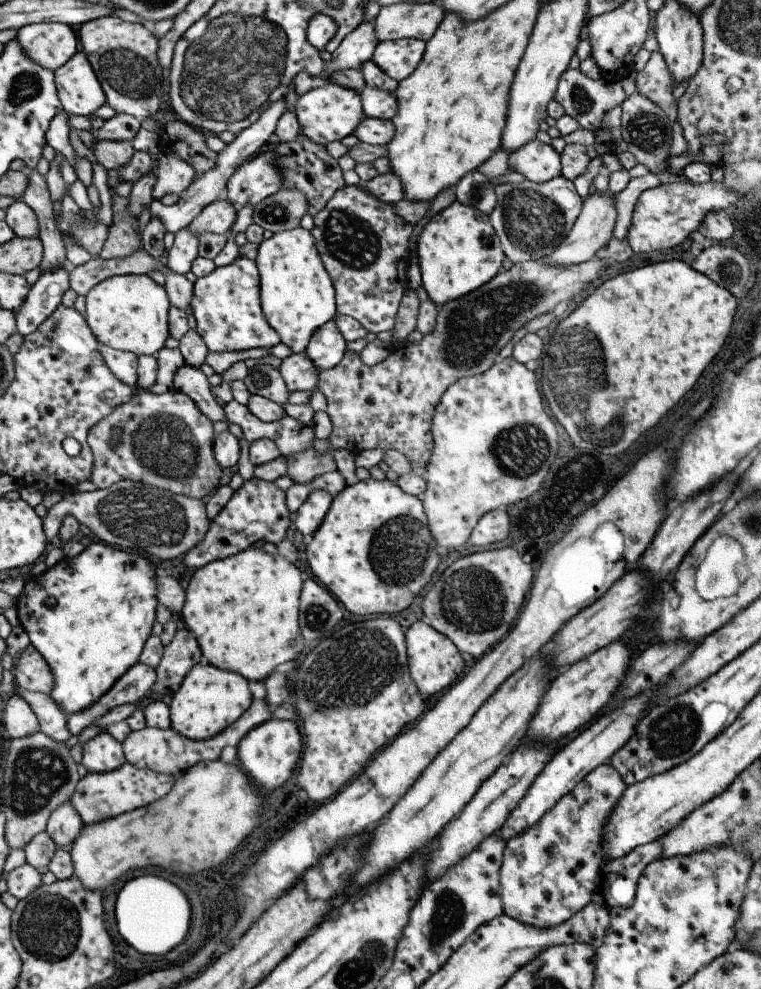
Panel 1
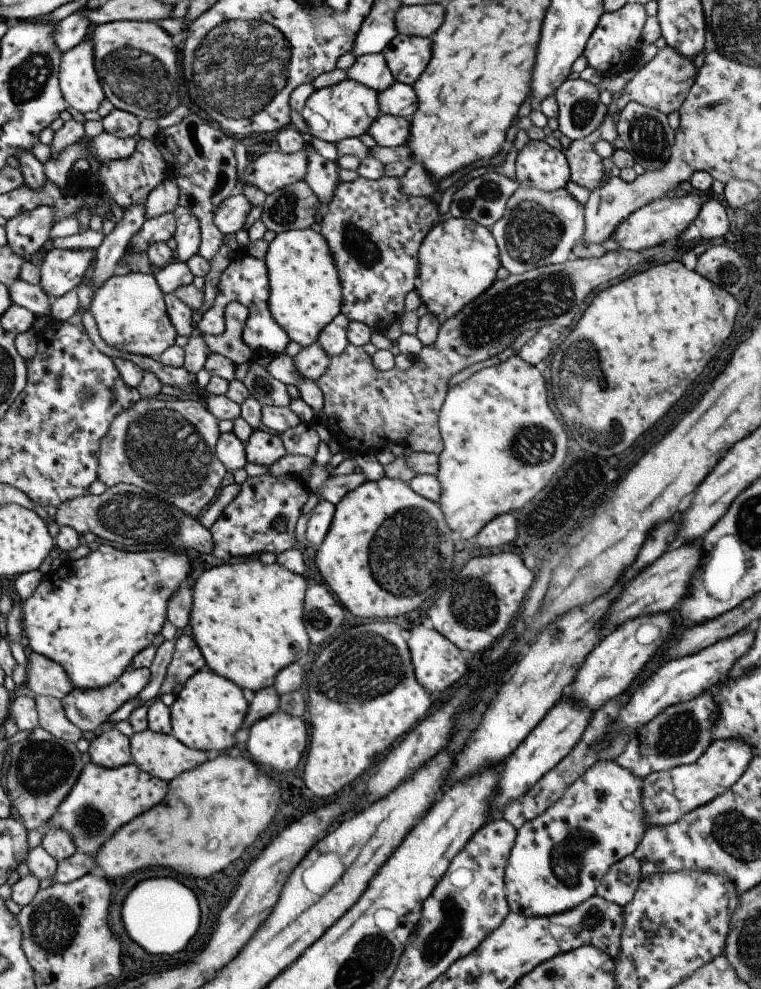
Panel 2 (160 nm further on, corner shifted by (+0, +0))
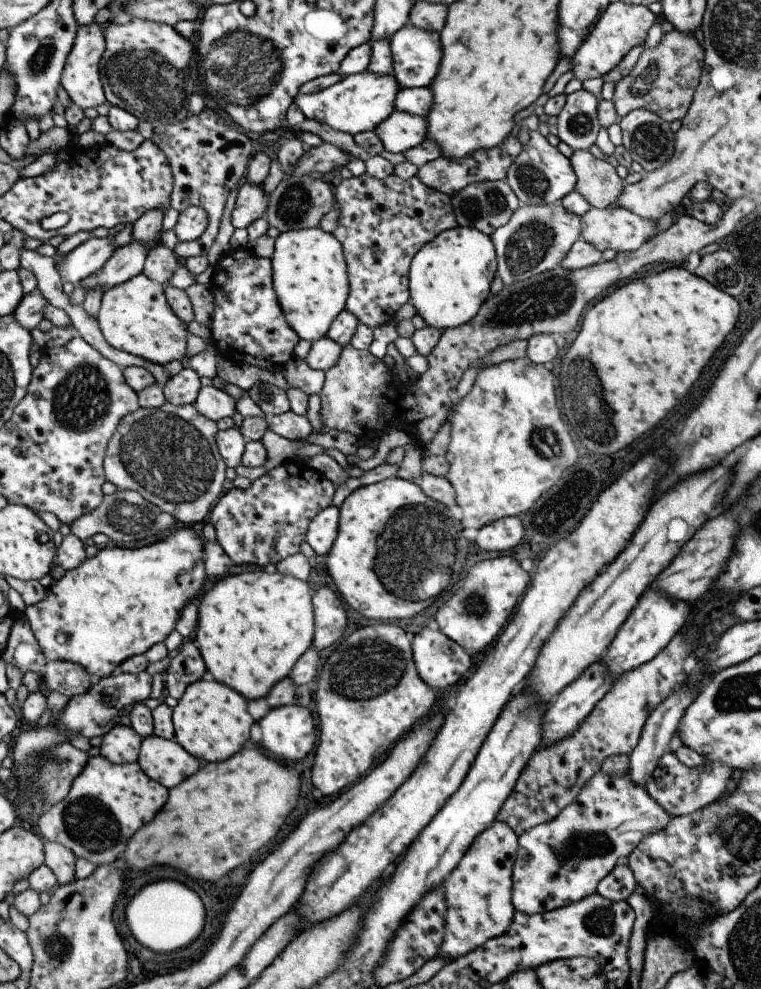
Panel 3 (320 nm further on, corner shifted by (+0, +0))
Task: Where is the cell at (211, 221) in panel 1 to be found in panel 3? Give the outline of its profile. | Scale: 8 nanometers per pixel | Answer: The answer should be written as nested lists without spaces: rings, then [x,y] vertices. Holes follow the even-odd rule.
[[[243,181],[237,188],[231,224],[233,228],[247,228],[254,220],[264,218],[269,202],[261,185]]]

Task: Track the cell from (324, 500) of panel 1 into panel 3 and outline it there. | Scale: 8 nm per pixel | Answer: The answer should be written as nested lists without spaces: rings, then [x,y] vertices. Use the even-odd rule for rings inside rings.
[[[327,507],[319,511],[308,524],[305,541],[314,554],[325,556],[331,548],[338,529],[338,508]]]

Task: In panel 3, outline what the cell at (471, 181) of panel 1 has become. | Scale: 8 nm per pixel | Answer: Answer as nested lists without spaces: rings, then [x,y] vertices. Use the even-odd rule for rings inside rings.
[[[504,180],[473,183],[464,186],[459,192],[456,192],[451,197],[452,211],[458,226],[474,228],[485,234],[485,236],[489,236],[497,227],[504,225],[520,205],[519,200],[517,200],[517,197],[513,194],[511,188],[506,185]]]

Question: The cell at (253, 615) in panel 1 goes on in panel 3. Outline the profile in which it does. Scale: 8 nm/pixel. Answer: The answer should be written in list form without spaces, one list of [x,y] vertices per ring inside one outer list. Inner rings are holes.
[[[261,570],[218,579],[211,590],[202,594],[198,605],[198,624],[190,638],[203,659],[207,676],[238,692],[247,701],[265,698],[270,688],[287,677],[291,666],[311,646],[314,628],[311,587],[299,579]]]

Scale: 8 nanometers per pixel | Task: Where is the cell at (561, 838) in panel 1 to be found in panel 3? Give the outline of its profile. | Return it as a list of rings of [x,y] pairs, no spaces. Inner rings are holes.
[[[597,771],[576,799],[560,810],[555,818],[535,825],[517,837],[511,889],[514,910],[534,915],[573,904],[595,893],[597,883],[614,869],[619,856],[628,856],[643,837],[663,830],[672,818],[647,794],[644,787],[634,785],[628,779],[628,772],[618,777]]]

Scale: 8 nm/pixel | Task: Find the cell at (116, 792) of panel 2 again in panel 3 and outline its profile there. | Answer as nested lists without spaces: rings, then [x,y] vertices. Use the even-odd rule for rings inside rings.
[[[97,755],[89,757],[86,760],[85,766],[81,769],[81,772],[73,779],[71,786],[69,787],[69,792],[59,801],[53,803],[51,808],[47,810],[45,814],[42,814],[40,820],[38,821],[37,828],[39,829],[40,838],[45,838],[51,843],[59,843],[61,846],[67,847],[76,859],[83,859],[91,864],[97,865],[107,865],[109,862],[113,862],[115,859],[119,858],[121,854],[124,853],[126,849],[126,844],[131,838],[131,835],[143,825],[147,824],[154,816],[158,813],[158,810],[167,802],[168,789],[161,786],[158,782],[151,780],[140,768],[137,762],[135,763],[125,763],[117,764],[112,763],[107,760],[104,756]]]

